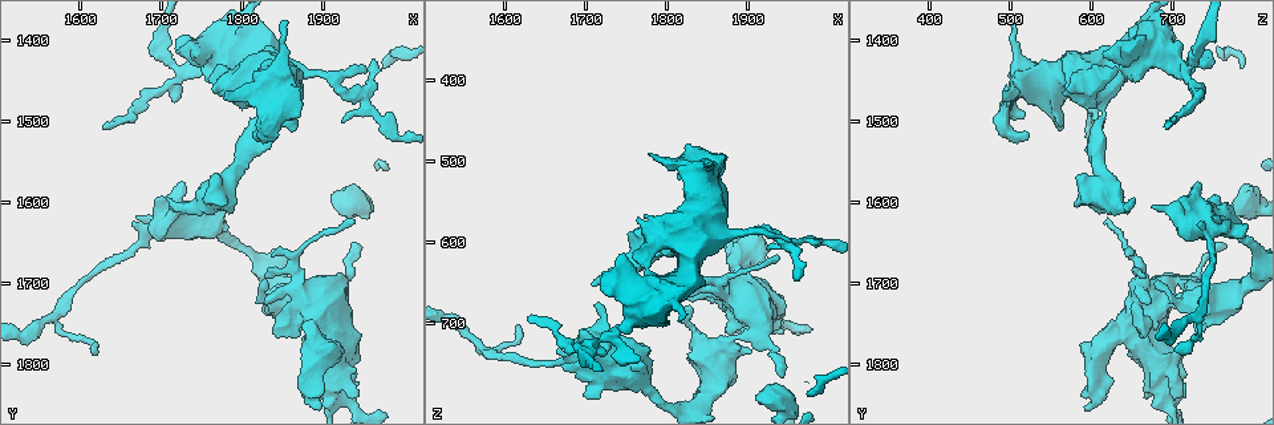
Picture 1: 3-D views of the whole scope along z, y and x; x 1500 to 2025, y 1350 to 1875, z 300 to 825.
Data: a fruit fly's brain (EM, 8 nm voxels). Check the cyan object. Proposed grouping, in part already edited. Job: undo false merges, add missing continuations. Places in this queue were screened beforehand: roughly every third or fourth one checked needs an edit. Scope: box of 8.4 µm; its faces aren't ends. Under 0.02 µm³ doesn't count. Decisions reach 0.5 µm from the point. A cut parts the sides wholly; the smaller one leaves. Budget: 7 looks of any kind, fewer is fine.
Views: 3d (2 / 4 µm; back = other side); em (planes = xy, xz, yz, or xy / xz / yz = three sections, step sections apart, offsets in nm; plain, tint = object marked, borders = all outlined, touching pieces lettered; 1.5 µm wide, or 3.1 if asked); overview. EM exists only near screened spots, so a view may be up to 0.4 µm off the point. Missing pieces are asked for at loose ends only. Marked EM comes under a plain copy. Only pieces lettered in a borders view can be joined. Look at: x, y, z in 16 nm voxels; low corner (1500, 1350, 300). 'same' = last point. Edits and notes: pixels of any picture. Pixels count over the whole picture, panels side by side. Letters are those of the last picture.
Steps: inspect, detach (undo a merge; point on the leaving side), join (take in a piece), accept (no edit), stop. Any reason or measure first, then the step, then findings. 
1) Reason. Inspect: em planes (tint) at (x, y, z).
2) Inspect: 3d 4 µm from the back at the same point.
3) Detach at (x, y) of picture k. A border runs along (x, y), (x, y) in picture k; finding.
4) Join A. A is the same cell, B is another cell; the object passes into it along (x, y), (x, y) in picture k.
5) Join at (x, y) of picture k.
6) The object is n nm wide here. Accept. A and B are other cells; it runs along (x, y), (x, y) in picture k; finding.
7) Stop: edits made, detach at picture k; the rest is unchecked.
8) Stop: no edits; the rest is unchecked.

Calibre changes. Inspect: 3d 2 µm at (1775, 1640, 785).

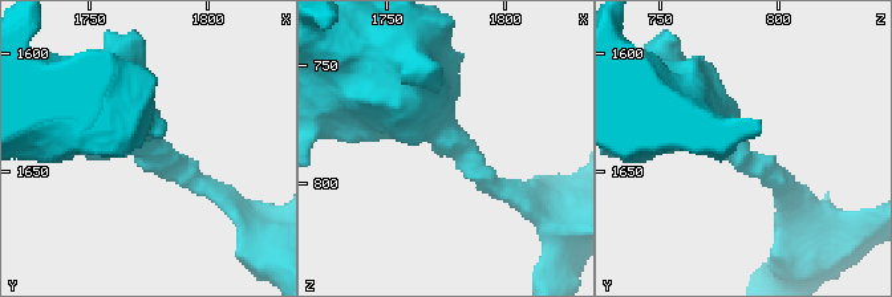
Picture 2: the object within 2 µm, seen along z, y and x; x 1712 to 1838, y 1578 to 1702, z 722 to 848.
The arms are 170, 550 nm wide; now the EM. Inspect: em xy step 4 (borders) at (1778, 1643, 784).

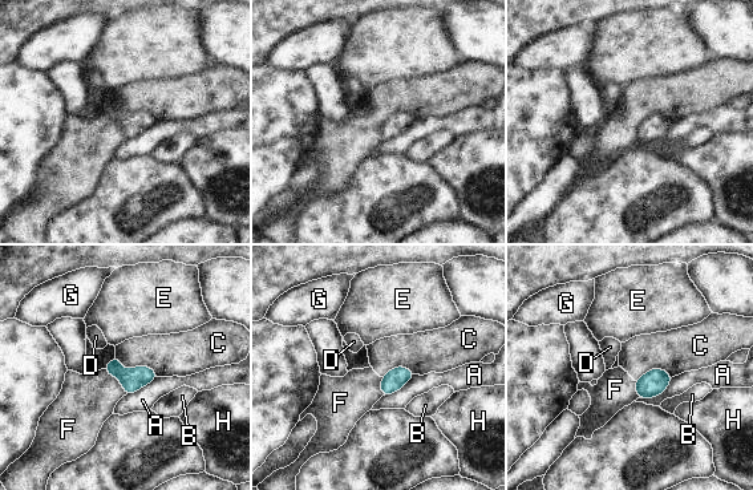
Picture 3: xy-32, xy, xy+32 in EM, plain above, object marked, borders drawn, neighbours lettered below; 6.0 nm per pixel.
Inspect: em planes (borders) at the same point.

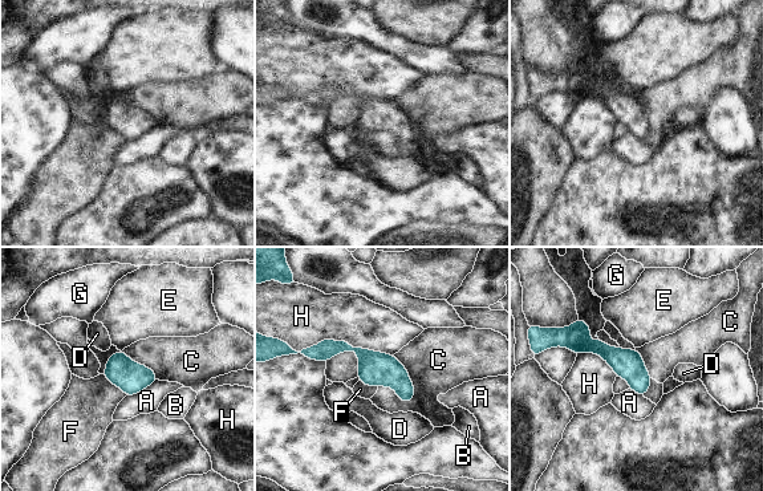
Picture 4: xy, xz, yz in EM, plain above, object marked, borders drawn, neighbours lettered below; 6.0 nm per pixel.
Accept. A, B, C, D, E, F, G and H are other cells; it runs along (307, 352), (358, 350), (409, 396) in picture 4; all the same neuron.

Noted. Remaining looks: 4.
Branch stops here. Inspect: 3d 2 µm at (1835, 1760, 665).

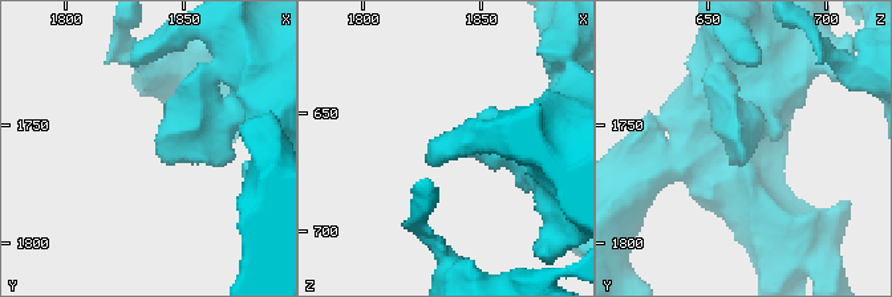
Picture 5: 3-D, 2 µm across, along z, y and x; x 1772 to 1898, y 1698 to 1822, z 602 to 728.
Now the EM. Inspect: em planes (borders) at (1838, 1760, 664).

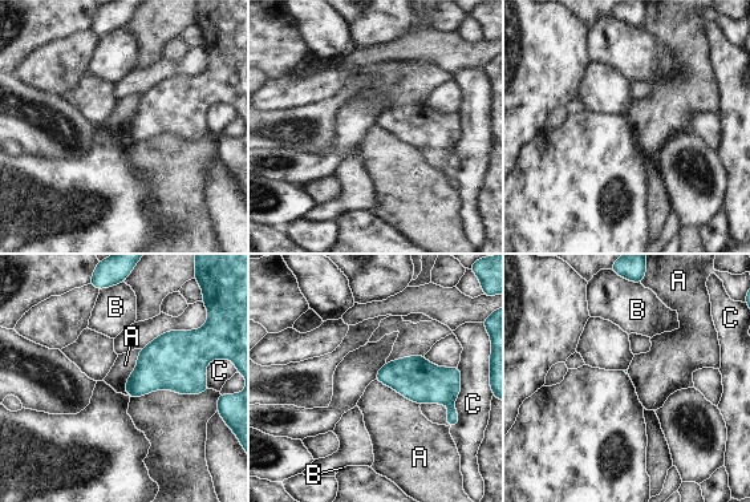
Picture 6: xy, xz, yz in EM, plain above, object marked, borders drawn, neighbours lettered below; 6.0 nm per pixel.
Accept. A, B and C are other cells; a border runs along (141, 349), (125, 385), (126, 395) in picture 6; no lettered piece goes on from it.

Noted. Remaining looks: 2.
Thick end. Inspect: em planes (borders) at (1745, 1420, 615).

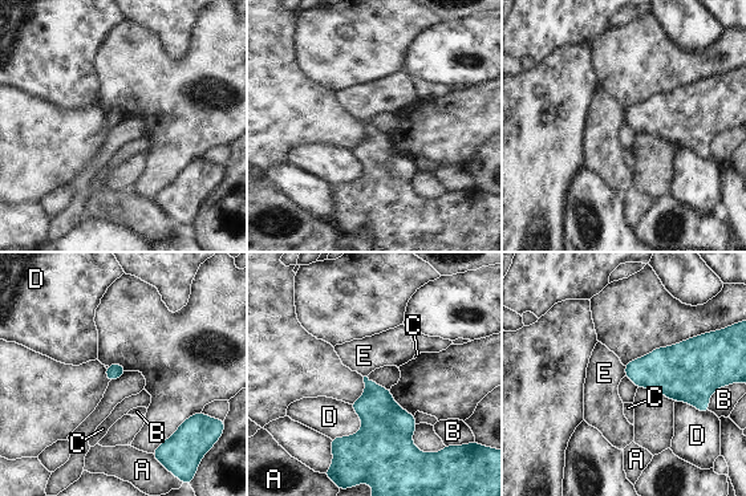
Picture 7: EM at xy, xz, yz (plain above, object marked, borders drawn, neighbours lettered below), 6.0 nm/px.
The longest contact is with D, 260 nm. Accept. A, B, C, D and E are other cells; a border runs along (624, 366), (627, 375) in picture 7; no lettered piece goes on from it.

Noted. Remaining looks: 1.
Stop: no edits; the rest is unchecked.

